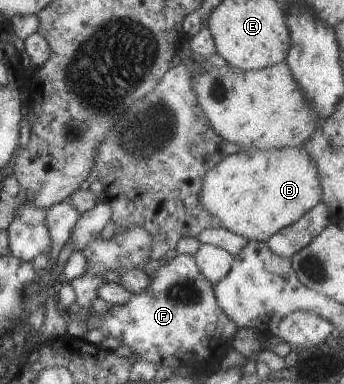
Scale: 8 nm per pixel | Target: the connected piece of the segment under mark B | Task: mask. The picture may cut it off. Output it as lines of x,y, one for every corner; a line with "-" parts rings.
302,147
269,150
238,151
224,156
206,170
199,193
200,205
220,222
220,227
245,237
248,241
266,241
279,229
294,223
320,202
322,193
316,162

